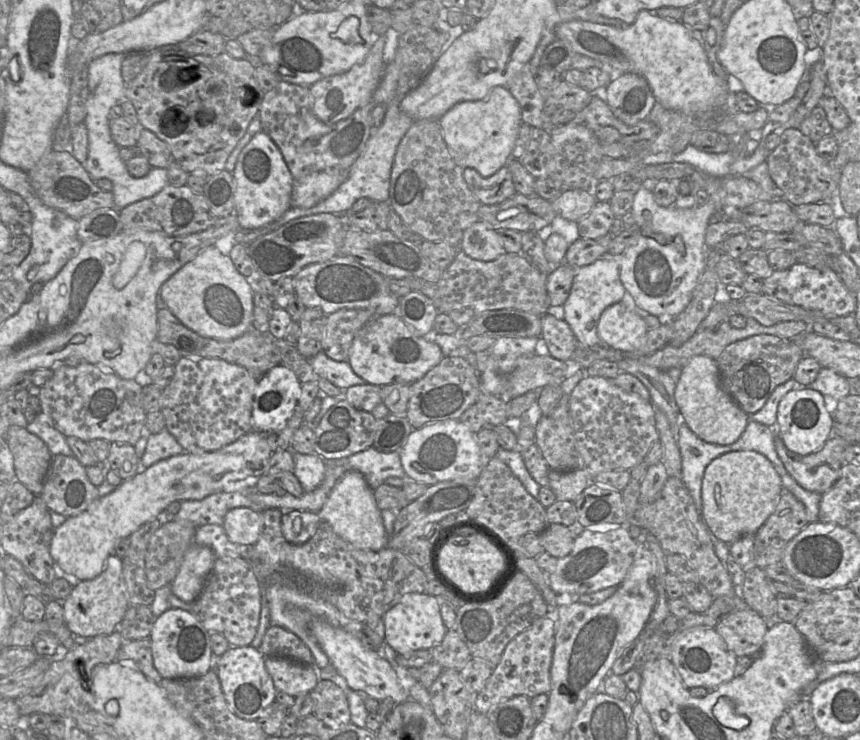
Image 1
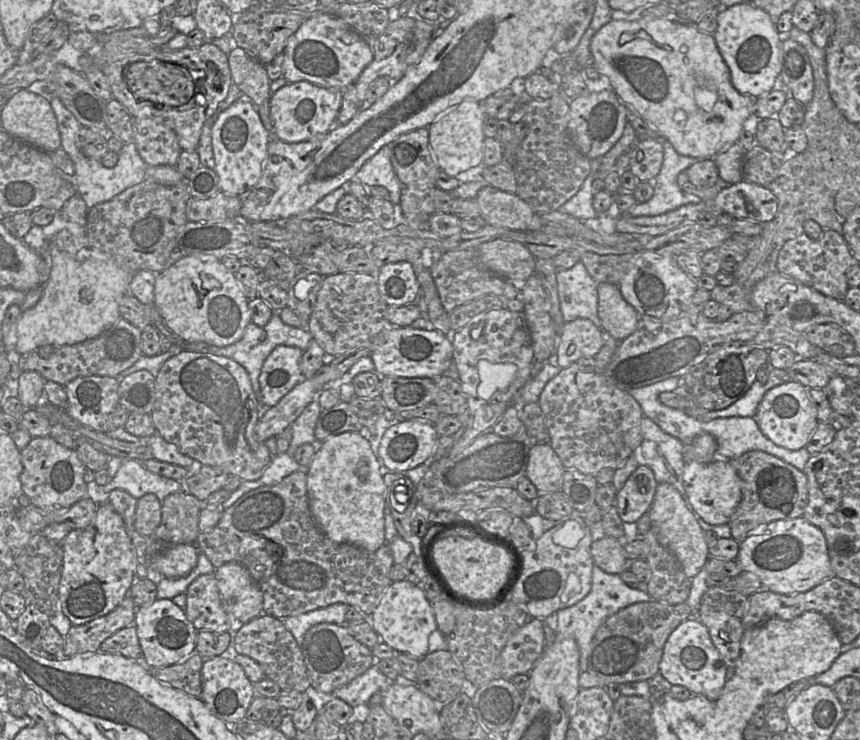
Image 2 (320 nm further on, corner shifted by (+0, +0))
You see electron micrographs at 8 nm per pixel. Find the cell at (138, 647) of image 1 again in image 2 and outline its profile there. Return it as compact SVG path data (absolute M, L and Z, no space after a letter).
M134 624L118 630L104 640L100 645L99 651L121 654L135 660L140 666L149 671L152 669L144 658Z

